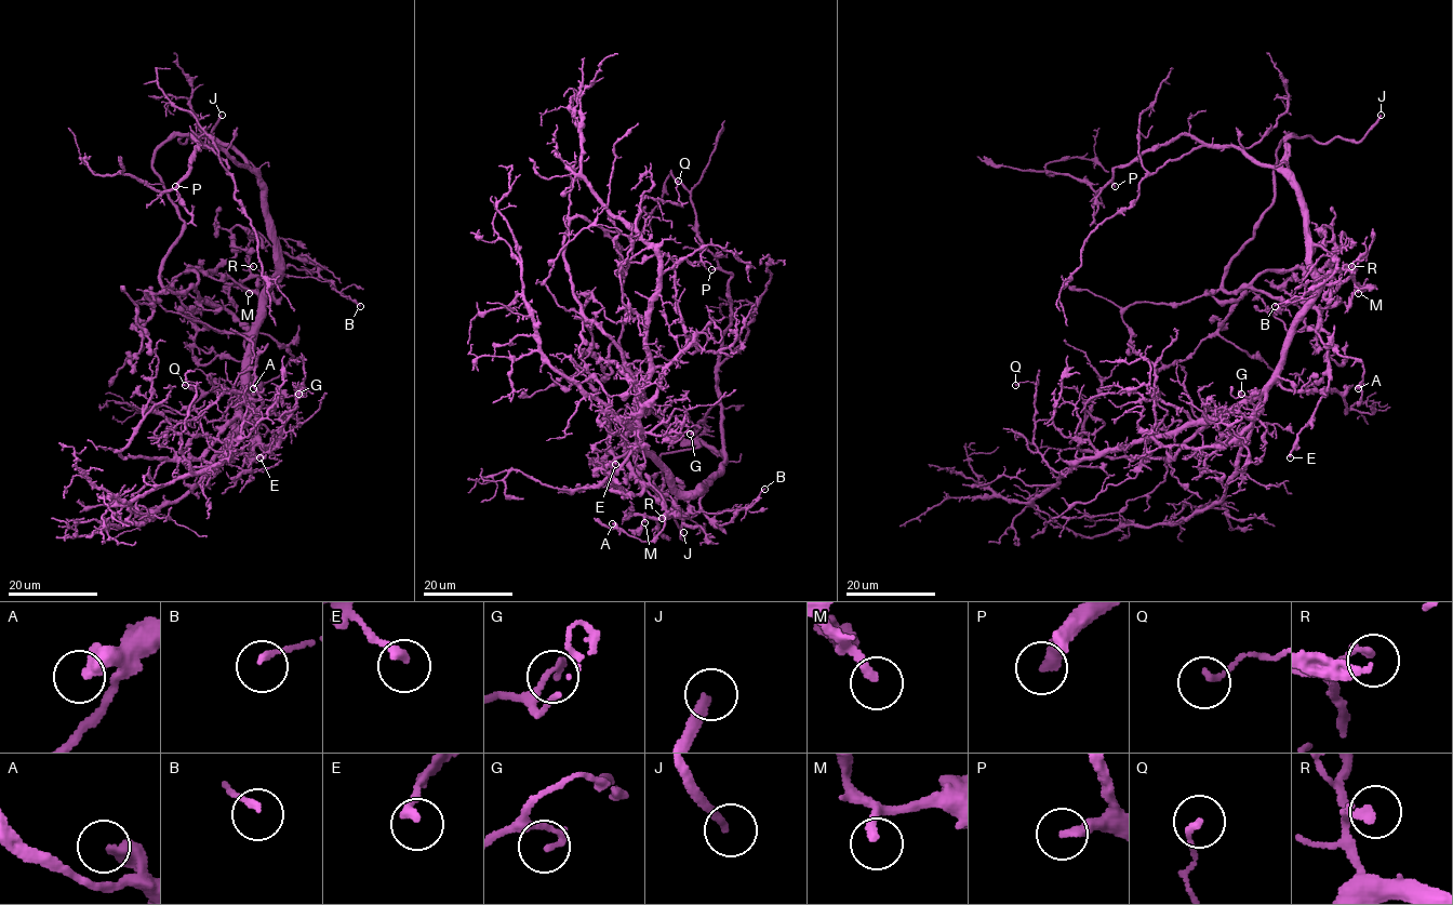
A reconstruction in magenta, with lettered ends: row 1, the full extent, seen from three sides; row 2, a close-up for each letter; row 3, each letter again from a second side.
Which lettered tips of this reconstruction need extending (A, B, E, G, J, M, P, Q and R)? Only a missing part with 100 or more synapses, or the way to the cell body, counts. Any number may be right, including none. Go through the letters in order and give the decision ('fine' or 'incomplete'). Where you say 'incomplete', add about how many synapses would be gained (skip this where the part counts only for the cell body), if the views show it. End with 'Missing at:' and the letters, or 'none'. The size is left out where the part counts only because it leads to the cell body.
A: fine
B: fine
E: fine
G: fine
J: incomplete
M: fine
P: incomplete; about 120 synapses
Q: fine
R: fine
Missing at: J, P

